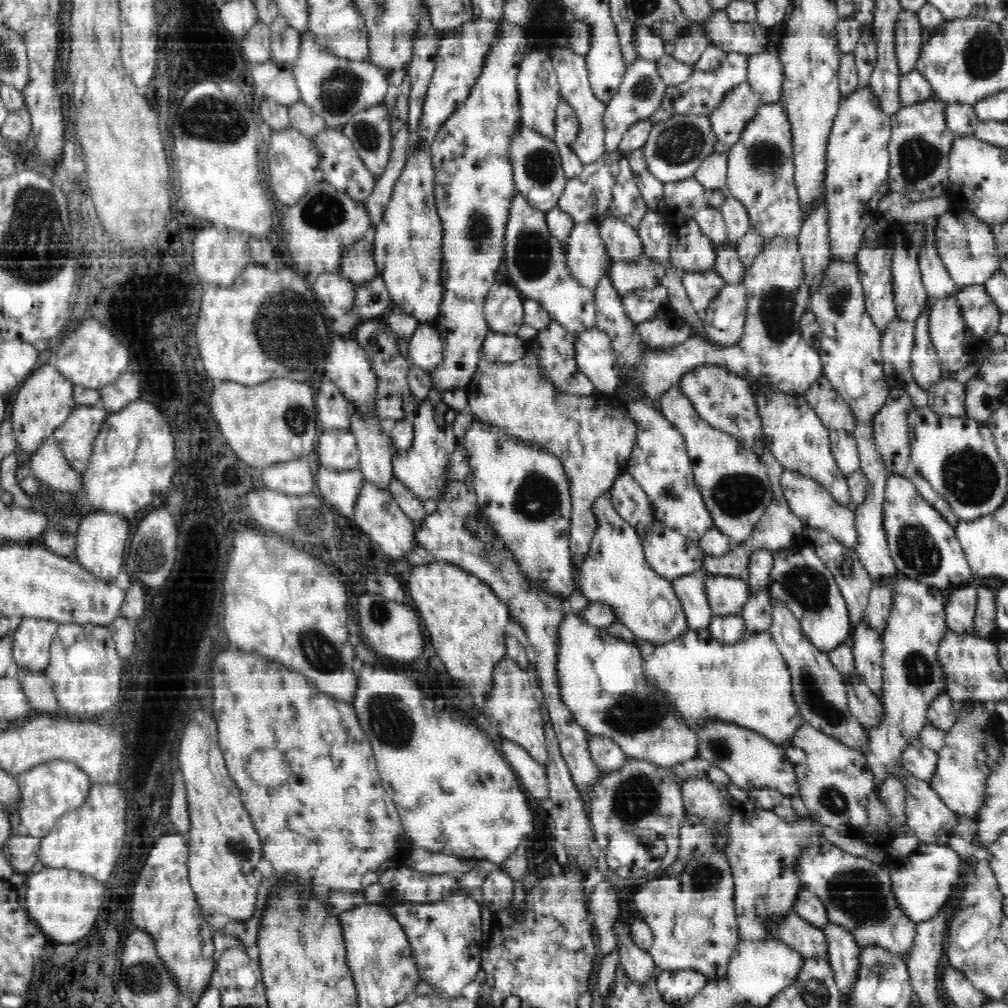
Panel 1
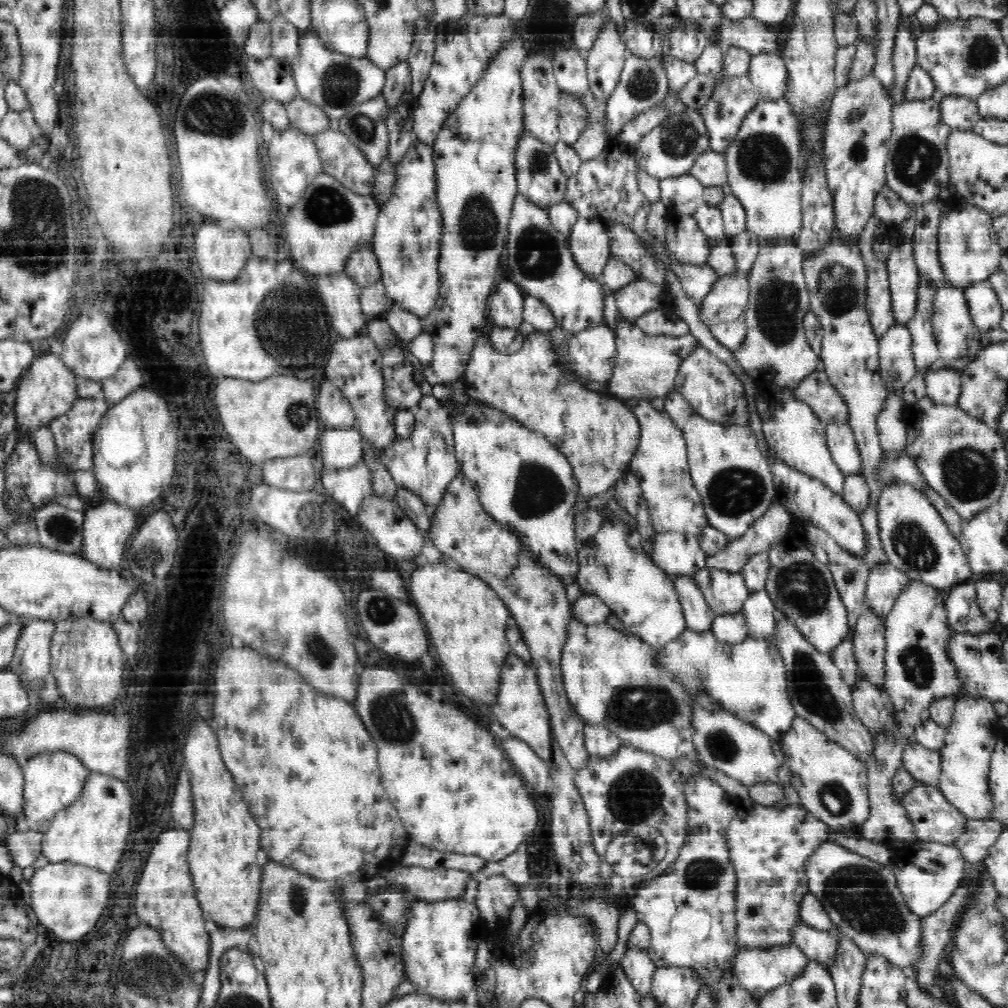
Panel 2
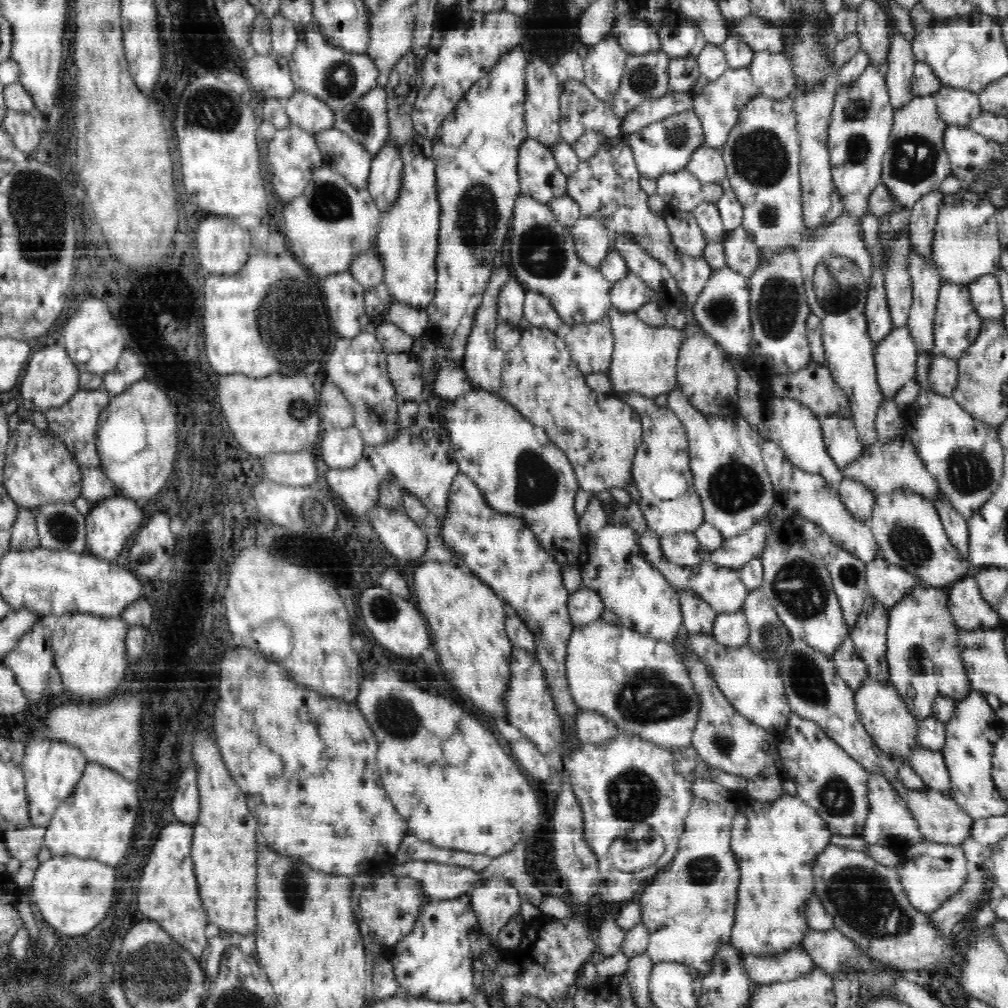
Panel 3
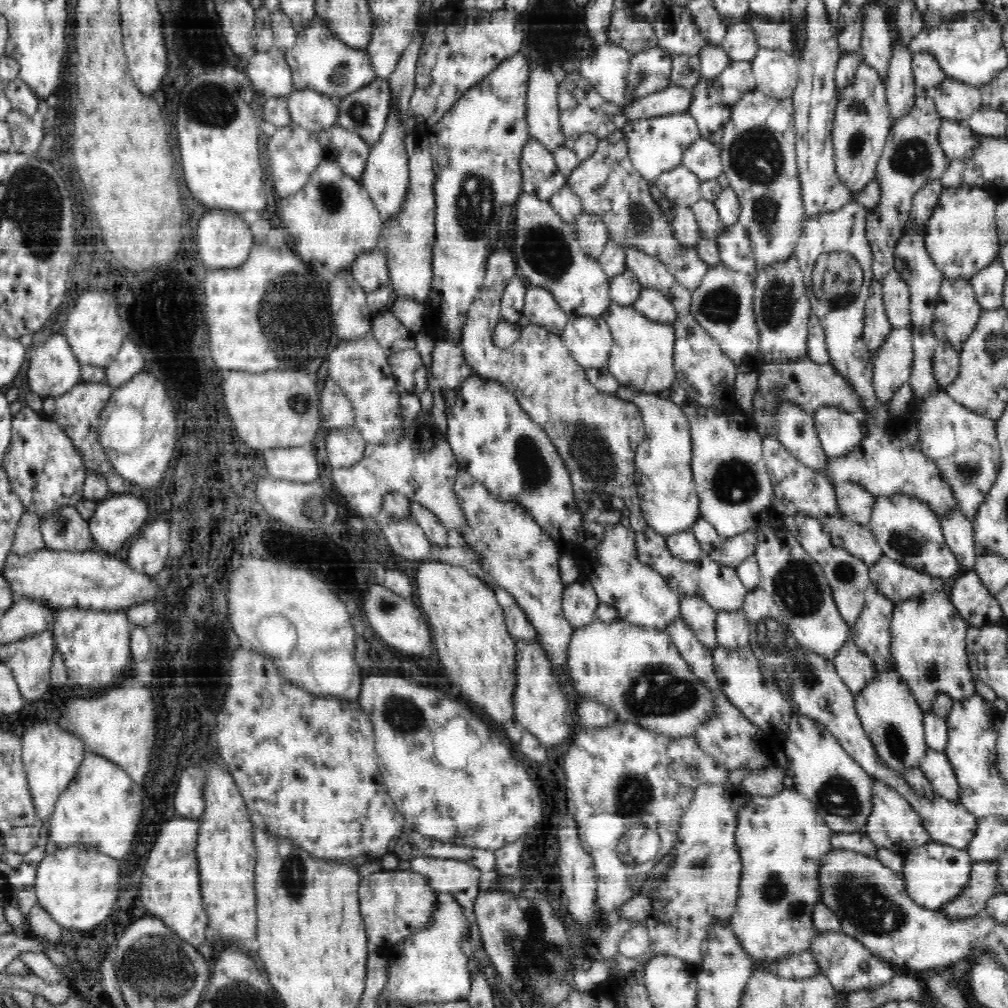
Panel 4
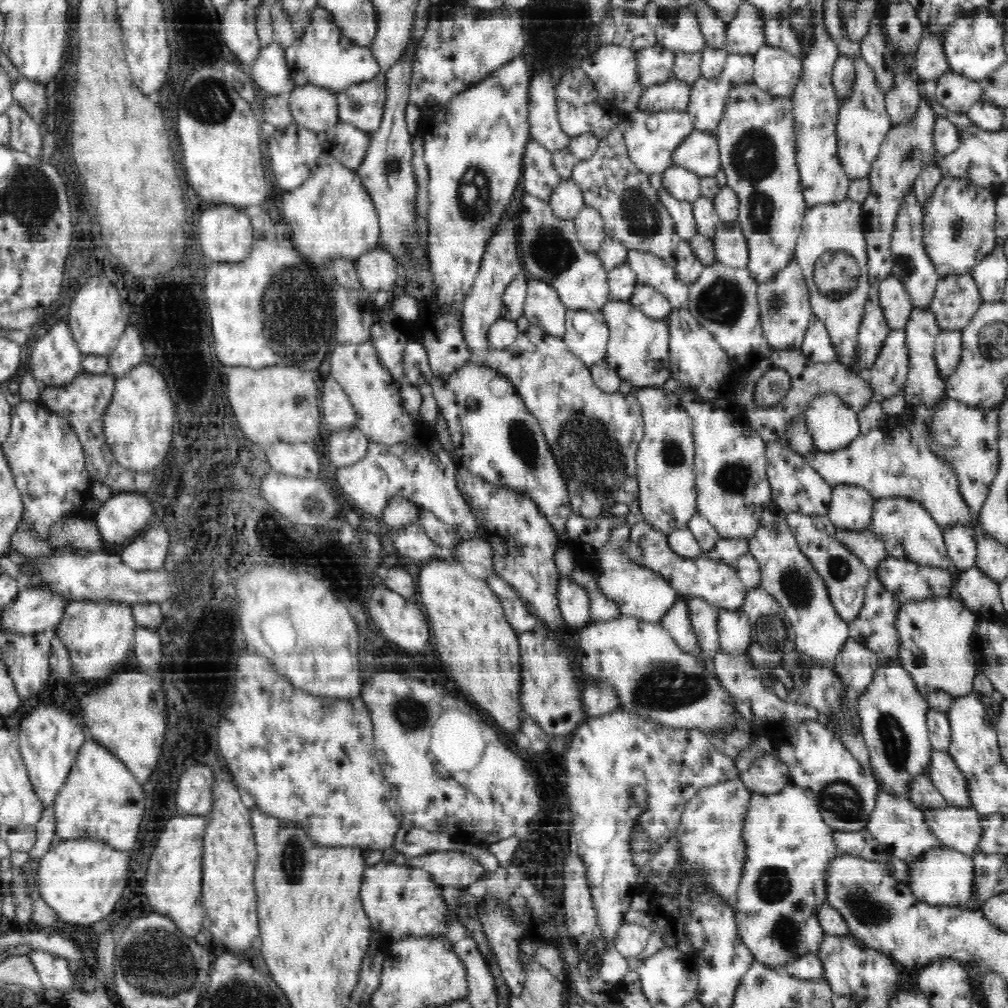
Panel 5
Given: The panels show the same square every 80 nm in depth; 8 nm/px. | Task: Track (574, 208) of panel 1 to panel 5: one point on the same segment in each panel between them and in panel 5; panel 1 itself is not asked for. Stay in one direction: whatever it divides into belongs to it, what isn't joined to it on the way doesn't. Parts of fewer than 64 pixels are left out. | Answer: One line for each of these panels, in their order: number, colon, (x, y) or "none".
2: (606, 189)
3: (607, 186)
4: (607, 183)
5: (610, 182)

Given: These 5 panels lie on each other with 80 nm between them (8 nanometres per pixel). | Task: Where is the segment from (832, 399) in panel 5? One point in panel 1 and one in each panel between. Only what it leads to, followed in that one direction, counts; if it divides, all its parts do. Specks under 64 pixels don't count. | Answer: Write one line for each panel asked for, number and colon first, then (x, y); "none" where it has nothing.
1: (844, 447)
2: (843, 447)
3: (840, 435)
4: (840, 432)

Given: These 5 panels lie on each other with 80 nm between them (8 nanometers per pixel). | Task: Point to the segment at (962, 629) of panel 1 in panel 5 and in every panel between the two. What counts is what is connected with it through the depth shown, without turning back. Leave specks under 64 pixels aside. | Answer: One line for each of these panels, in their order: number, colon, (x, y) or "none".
2: (961, 603)
3: (970, 611)
4: (974, 604)
5: (976, 591)

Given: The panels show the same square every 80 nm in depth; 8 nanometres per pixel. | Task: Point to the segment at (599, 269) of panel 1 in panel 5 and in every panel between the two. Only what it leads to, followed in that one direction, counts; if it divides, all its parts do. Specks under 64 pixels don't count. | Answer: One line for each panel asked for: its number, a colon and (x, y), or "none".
2: (588, 241)
3: (592, 240)
4: (592, 235)
5: (590, 229)

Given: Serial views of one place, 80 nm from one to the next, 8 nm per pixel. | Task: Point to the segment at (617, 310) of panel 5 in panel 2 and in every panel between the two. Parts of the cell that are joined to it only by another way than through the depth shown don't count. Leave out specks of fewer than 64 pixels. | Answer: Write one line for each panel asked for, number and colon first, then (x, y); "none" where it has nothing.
2: (646, 367)
3: (644, 360)
4: (642, 352)

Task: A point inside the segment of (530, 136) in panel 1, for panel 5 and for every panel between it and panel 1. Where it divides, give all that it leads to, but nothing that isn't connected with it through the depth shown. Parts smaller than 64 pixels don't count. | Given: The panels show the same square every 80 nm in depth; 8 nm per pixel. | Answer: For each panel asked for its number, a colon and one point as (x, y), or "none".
2: (540, 179)
3: (539, 175)
4: (541, 177)
5: (540, 176)

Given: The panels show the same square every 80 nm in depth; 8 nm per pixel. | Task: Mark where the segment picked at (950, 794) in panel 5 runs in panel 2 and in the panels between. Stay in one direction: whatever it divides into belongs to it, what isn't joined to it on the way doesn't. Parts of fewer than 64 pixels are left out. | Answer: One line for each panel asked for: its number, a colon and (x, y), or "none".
2: (923, 764)
3: (929, 764)
4: (935, 765)

